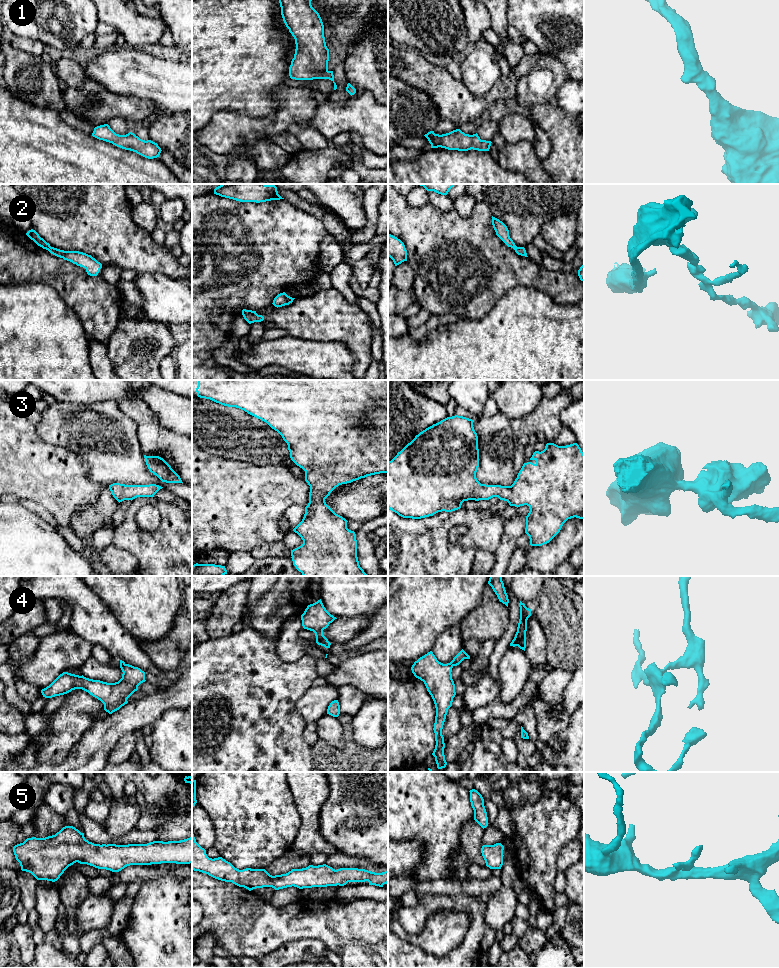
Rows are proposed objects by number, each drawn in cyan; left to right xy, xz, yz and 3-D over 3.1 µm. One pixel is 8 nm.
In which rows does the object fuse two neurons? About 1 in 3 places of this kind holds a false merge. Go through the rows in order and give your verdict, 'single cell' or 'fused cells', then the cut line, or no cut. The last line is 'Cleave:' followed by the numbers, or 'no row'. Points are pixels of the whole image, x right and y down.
1: single cell | no cut
2: fused cells | xy (50, 246), (48, 250)
3: single cell | no cut
4: fused cells | xz (316, 639), (329, 645)
5: single cell | no cut
Cleave: 2, 4

